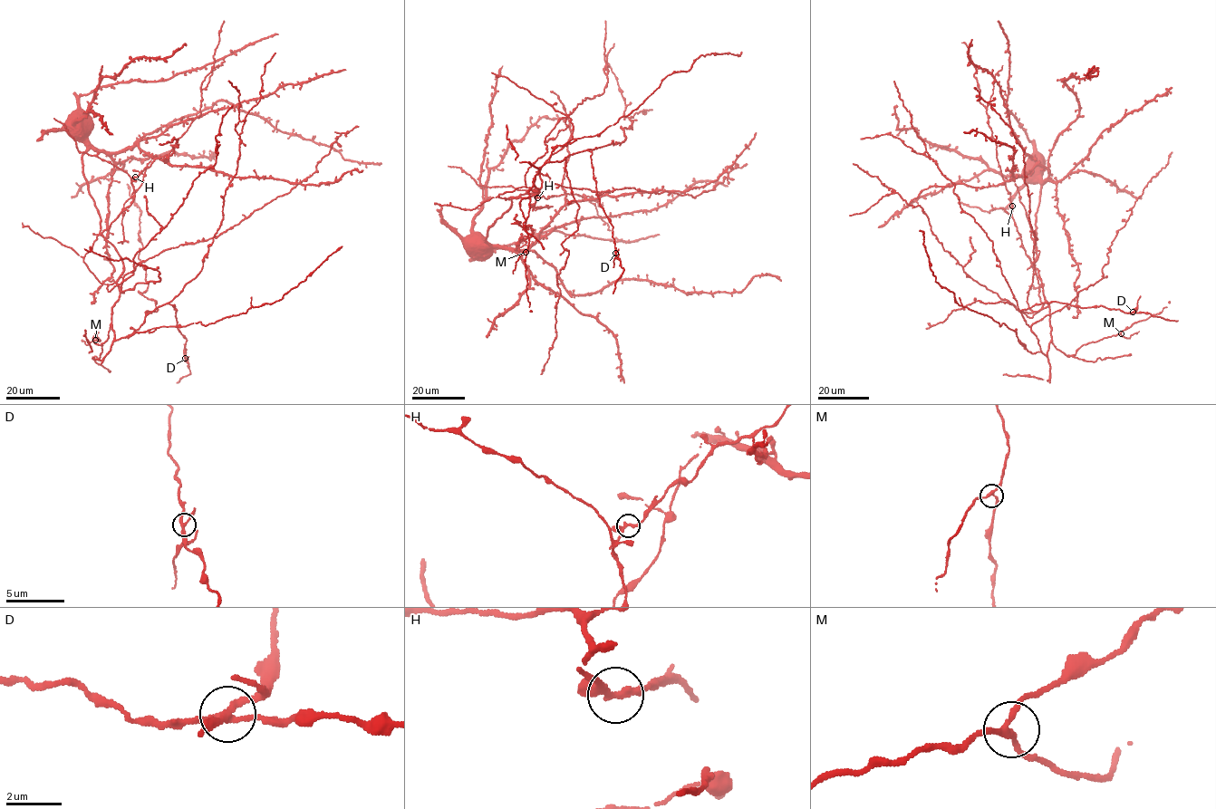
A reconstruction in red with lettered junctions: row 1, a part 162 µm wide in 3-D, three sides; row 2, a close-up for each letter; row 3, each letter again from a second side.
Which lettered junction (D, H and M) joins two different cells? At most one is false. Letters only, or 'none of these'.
D

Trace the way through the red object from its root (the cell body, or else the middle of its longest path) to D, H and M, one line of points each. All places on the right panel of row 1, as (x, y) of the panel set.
D: (1031, 170), (1041, 185), (1033, 264), (1051, 337), (1042, 352), (1021, 310), (1053, 301), (1133, 312)
H: (1031, 170), (1028, 175), (1041, 185), (1035, 218), (1036, 258), (1032, 264), (1012, 216), (1013, 206)
M: (1031, 170), (1028, 175), (1041, 185), (1033, 264), (1049, 307), (1053, 344), (1074, 356), (1083, 345), (1121, 333)

